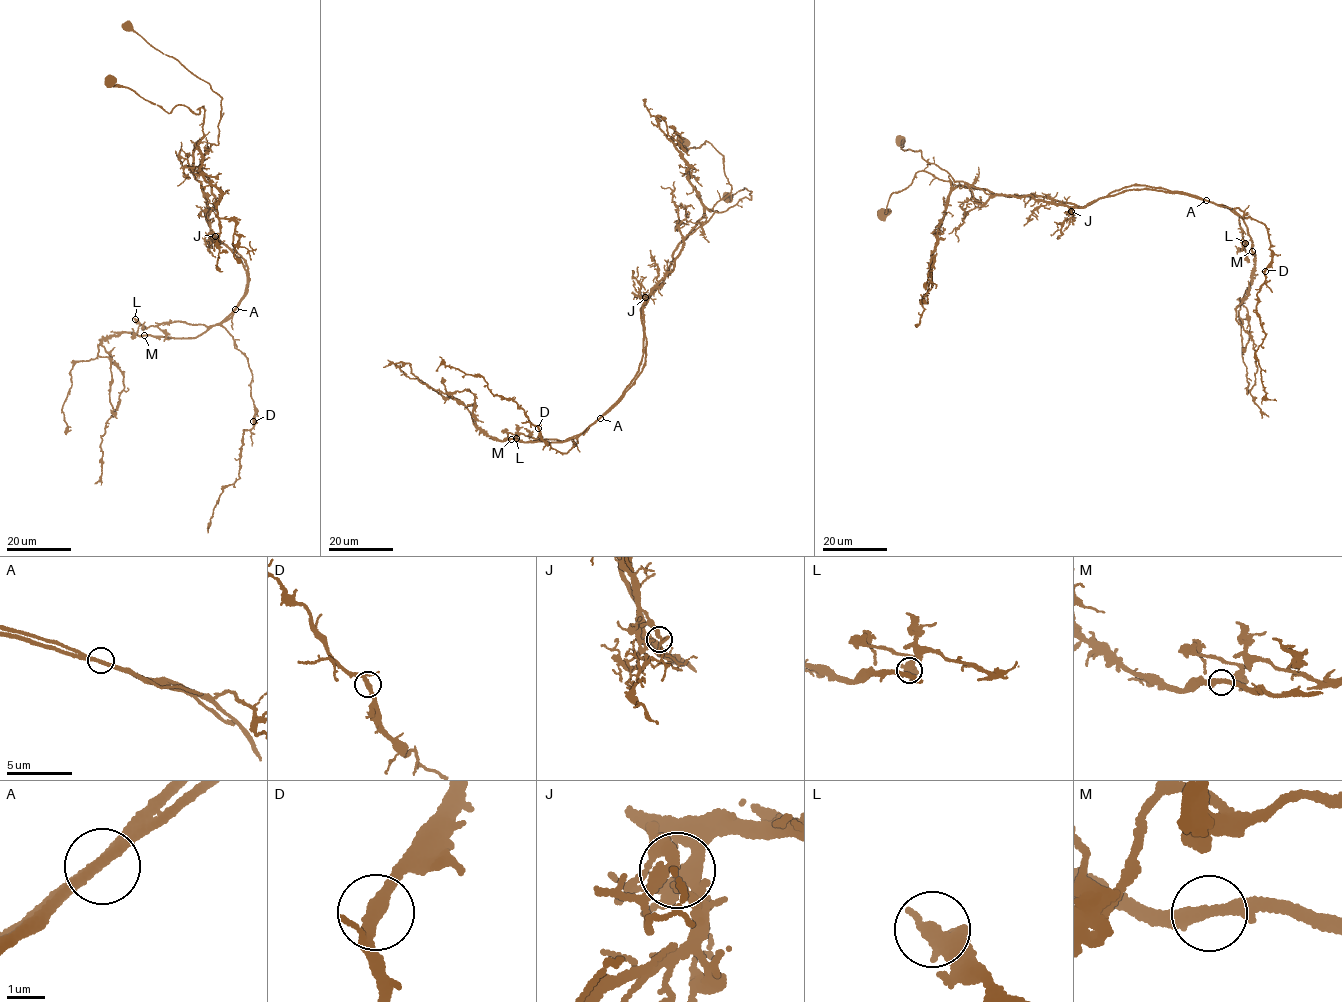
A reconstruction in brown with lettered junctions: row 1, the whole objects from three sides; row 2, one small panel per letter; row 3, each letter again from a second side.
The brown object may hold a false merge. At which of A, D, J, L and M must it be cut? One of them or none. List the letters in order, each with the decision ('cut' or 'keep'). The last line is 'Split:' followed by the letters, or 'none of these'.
A: cut
D: keep
J: keep
L: keep
M: keep
Split: A

